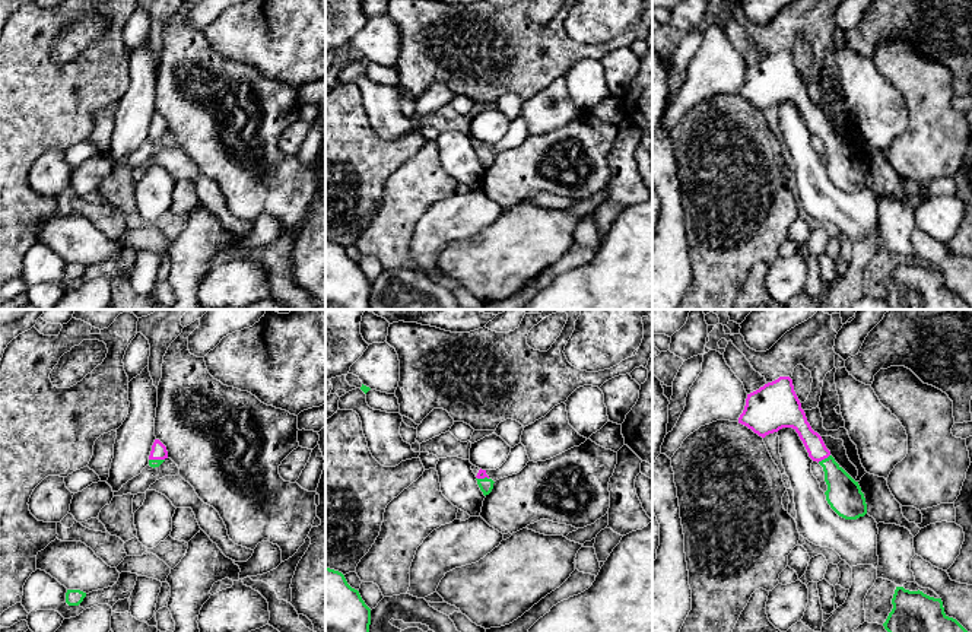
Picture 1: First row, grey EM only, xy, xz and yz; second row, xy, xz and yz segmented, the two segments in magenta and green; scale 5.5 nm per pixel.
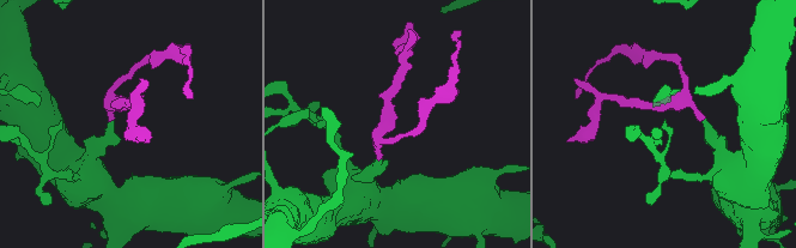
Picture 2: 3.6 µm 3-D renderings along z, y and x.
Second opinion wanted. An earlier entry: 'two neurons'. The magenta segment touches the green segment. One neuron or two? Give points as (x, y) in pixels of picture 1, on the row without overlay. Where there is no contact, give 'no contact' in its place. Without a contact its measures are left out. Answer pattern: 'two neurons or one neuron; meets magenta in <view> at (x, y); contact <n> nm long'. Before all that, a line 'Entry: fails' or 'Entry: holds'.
Entry: fails
one neuron; meets magenta in yz at (823, 132); contact 80 nm long

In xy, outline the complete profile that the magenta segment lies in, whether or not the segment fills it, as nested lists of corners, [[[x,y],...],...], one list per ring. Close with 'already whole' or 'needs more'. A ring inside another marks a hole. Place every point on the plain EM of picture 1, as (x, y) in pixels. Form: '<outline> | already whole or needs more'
[[[155,112],[149,128],[149,139],[153,142],[159,140],[166,131],[168,131],[166,120],[159,112]]] | needs more

